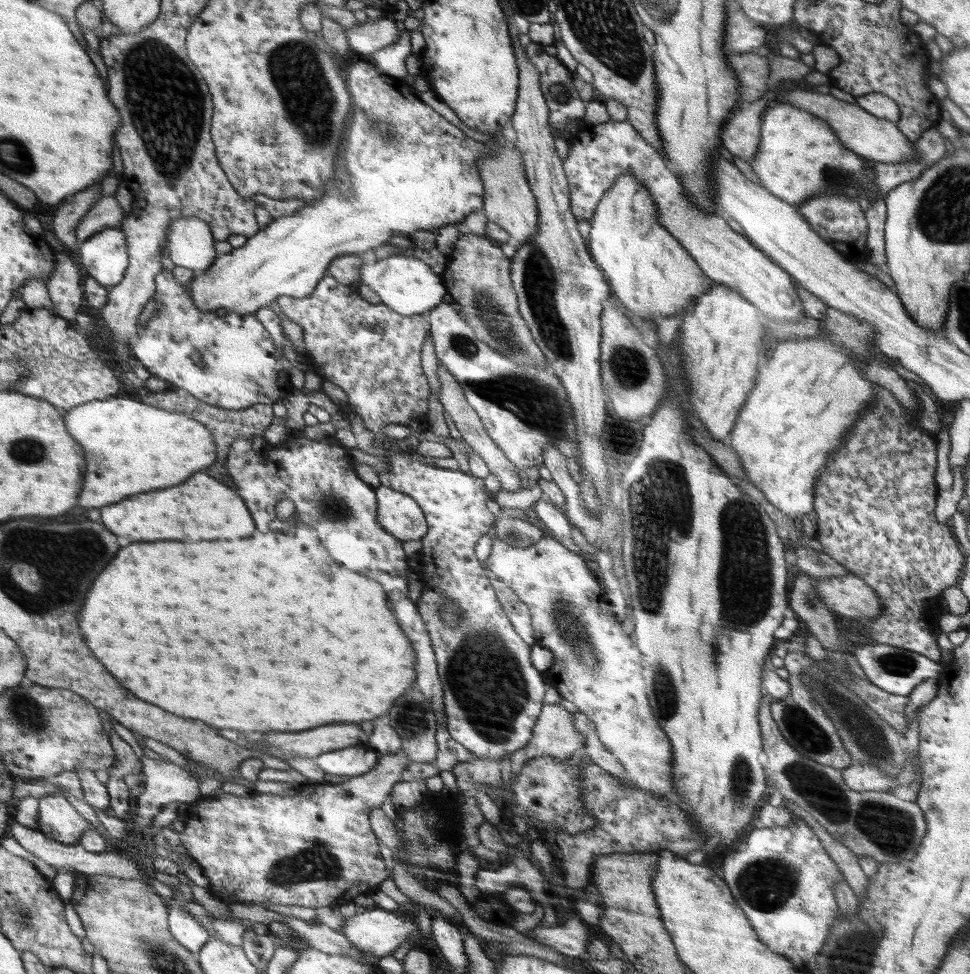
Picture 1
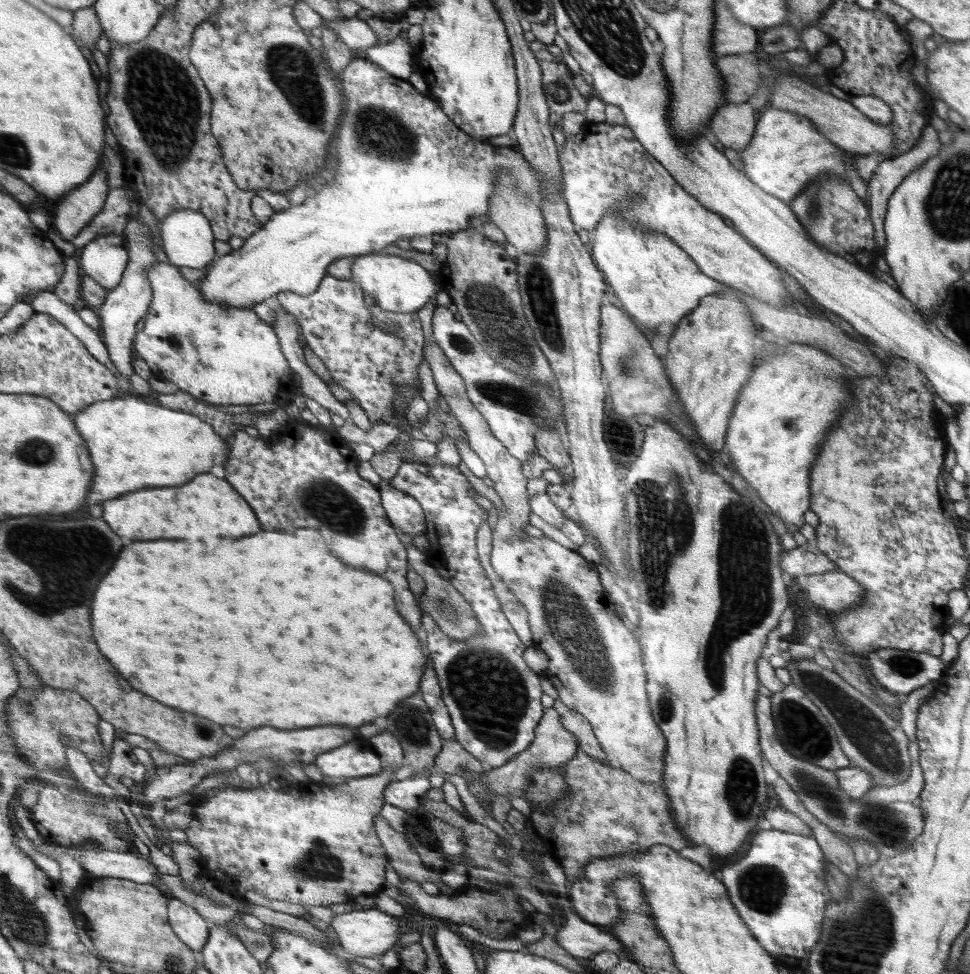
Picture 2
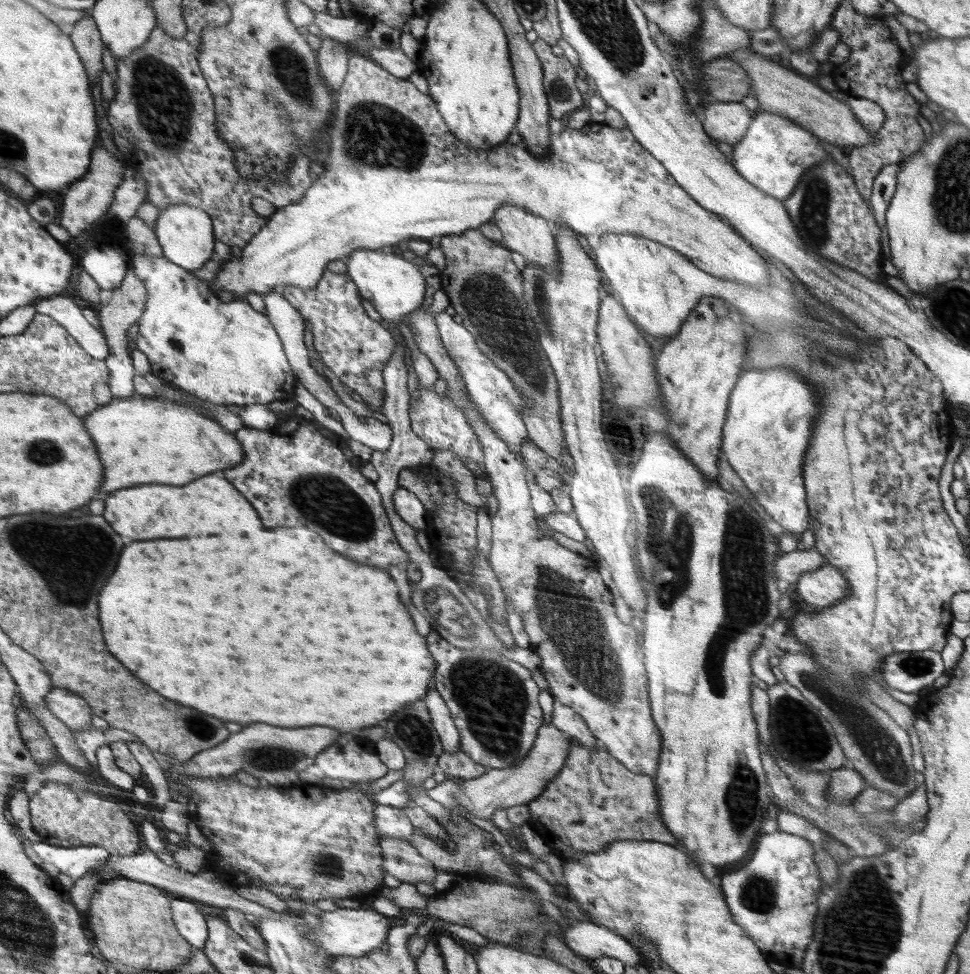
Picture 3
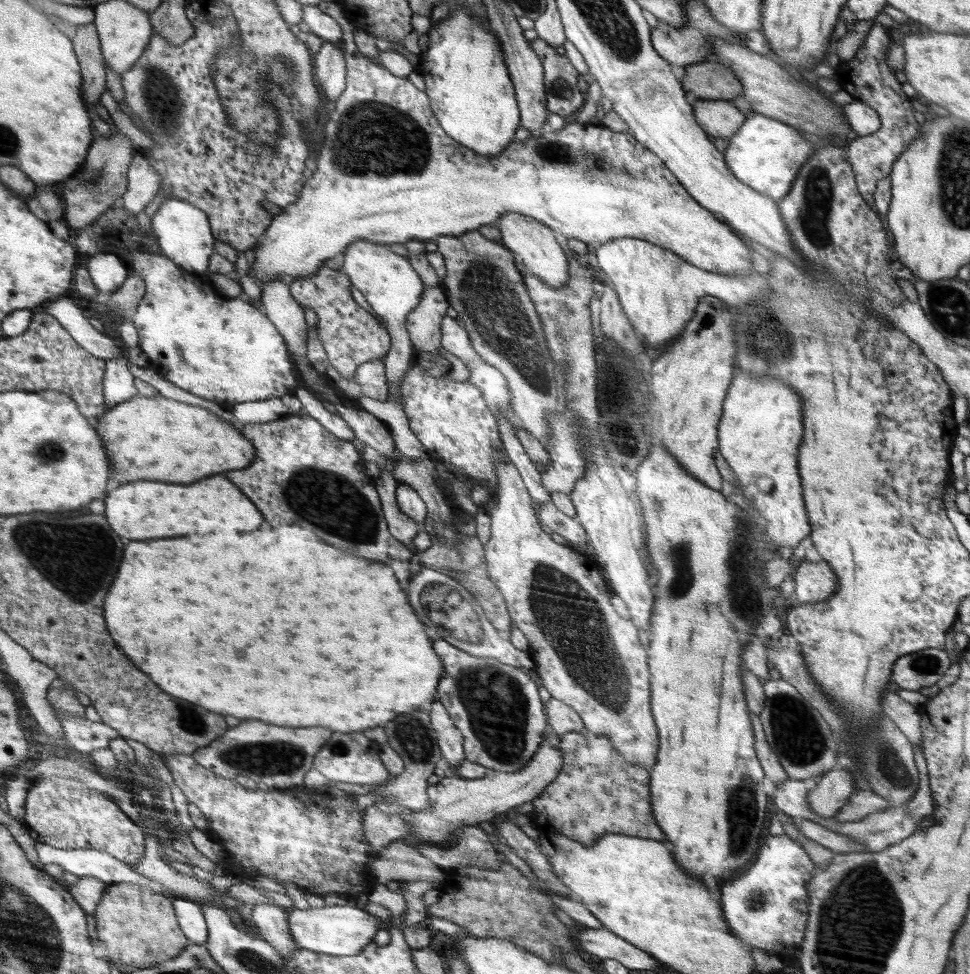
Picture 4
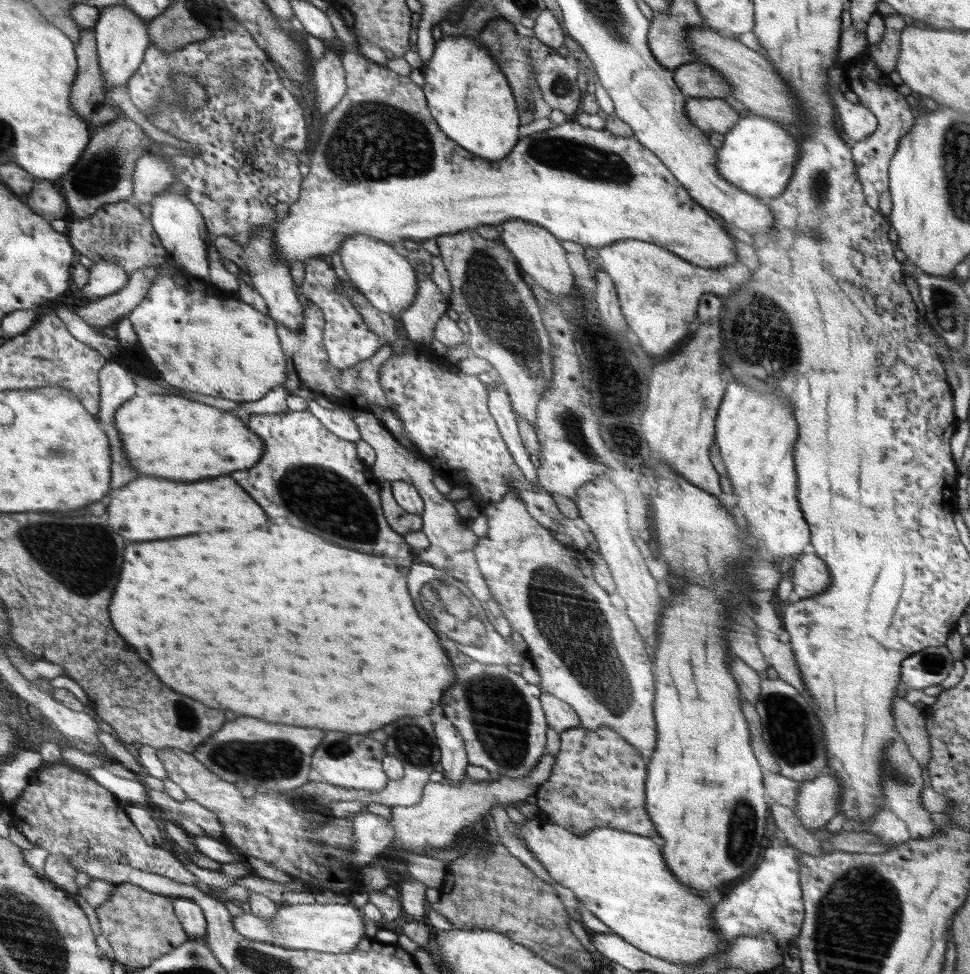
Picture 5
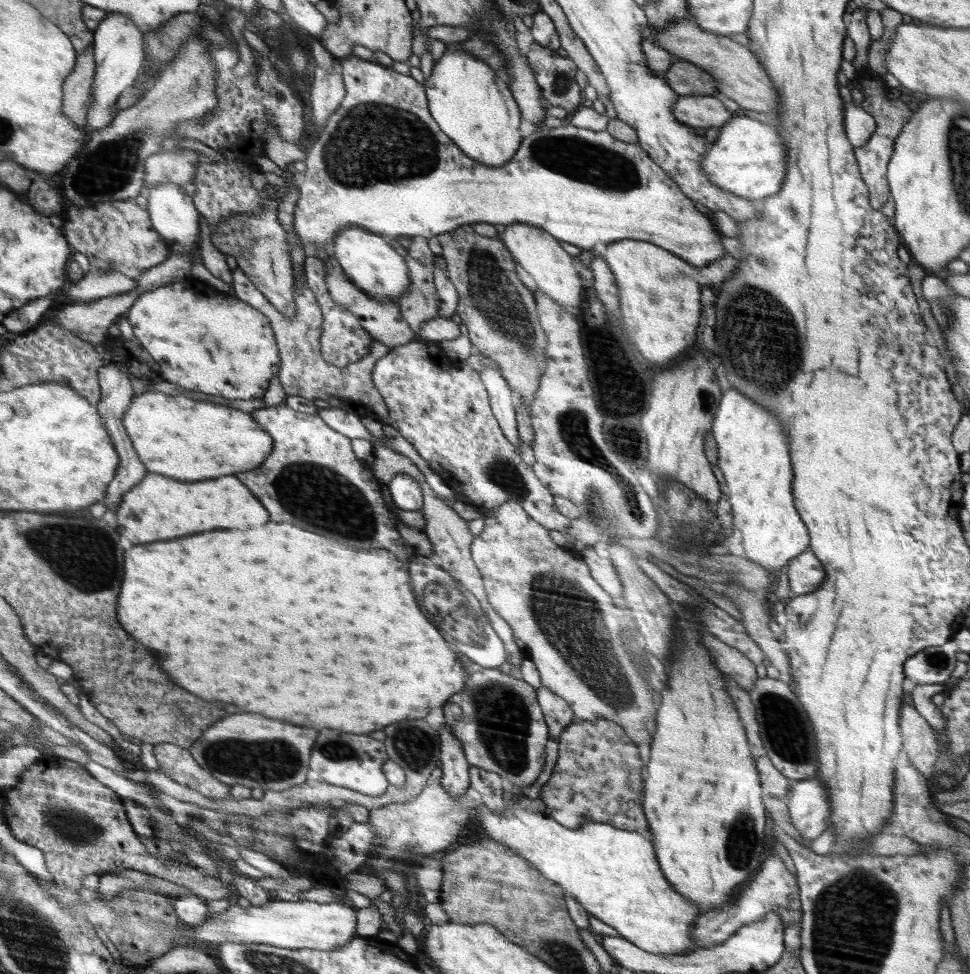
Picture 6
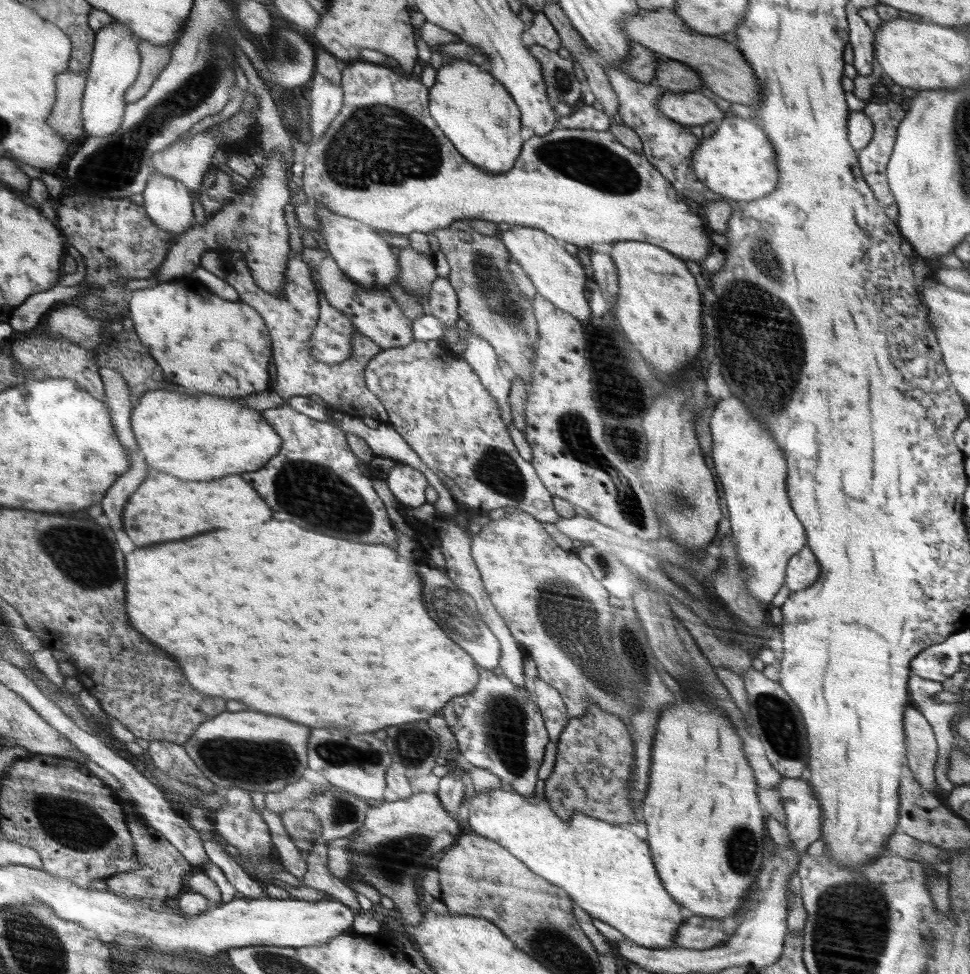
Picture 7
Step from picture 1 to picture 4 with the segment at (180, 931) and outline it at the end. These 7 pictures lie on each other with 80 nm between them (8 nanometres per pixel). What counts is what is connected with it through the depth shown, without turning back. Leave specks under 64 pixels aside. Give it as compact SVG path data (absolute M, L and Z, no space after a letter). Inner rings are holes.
M173 897L173 908L182 932L189 937L189 942L205 944L207 942L207 922L198 901L185 897Z

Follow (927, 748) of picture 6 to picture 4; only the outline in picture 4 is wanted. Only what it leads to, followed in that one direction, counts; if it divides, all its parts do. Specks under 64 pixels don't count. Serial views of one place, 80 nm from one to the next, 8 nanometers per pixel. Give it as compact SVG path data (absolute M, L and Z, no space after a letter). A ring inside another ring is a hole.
M884 692L882 711L907 736L914 751L916 748L922 750L920 715L917 707L904 702L896 693Z

